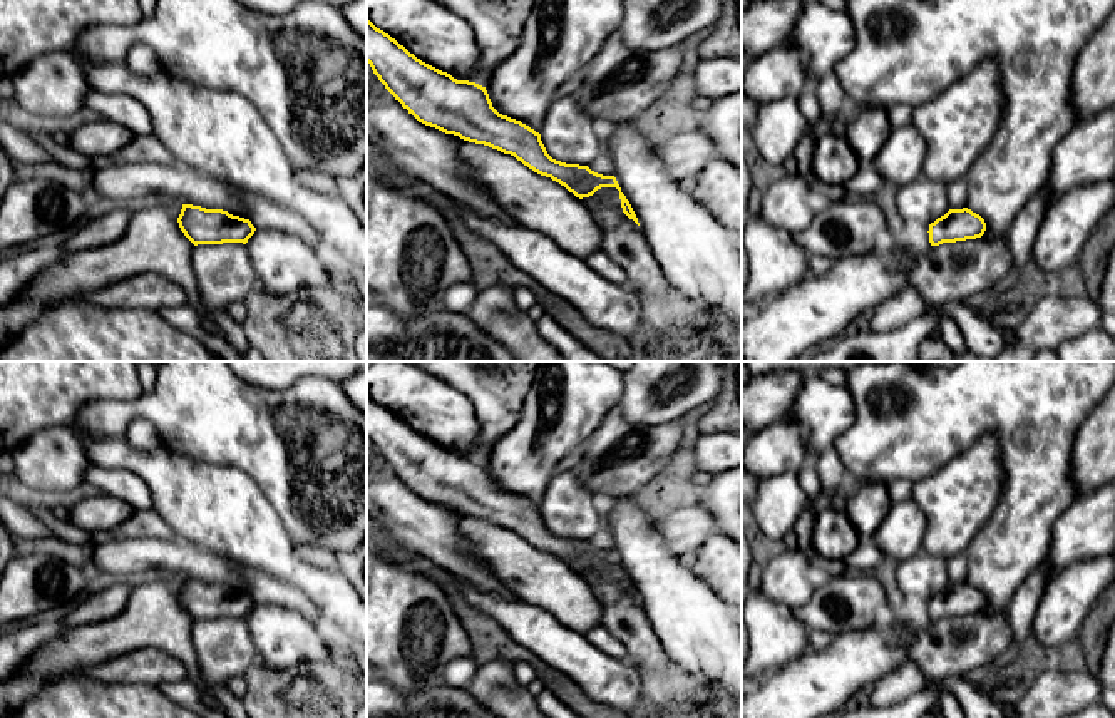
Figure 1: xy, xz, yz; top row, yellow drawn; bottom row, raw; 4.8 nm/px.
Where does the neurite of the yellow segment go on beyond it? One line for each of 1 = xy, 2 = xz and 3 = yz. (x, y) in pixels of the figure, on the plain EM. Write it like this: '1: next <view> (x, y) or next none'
1: next none
2: next none
3: next none

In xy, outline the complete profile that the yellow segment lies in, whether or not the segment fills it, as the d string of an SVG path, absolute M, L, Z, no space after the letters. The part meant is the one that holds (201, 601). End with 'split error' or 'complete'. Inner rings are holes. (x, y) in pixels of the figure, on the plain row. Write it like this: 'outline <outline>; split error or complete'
outline M182 579L177 597L194 621L223 618L246 619L256 606L249 594L233 591L223 584L206 584L193 579Z; complete

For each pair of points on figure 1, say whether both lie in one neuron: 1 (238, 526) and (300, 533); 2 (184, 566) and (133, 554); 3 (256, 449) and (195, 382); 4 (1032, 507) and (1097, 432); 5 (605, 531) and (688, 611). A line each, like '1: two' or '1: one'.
1: two
2: one
3: one
4: two
5: two

